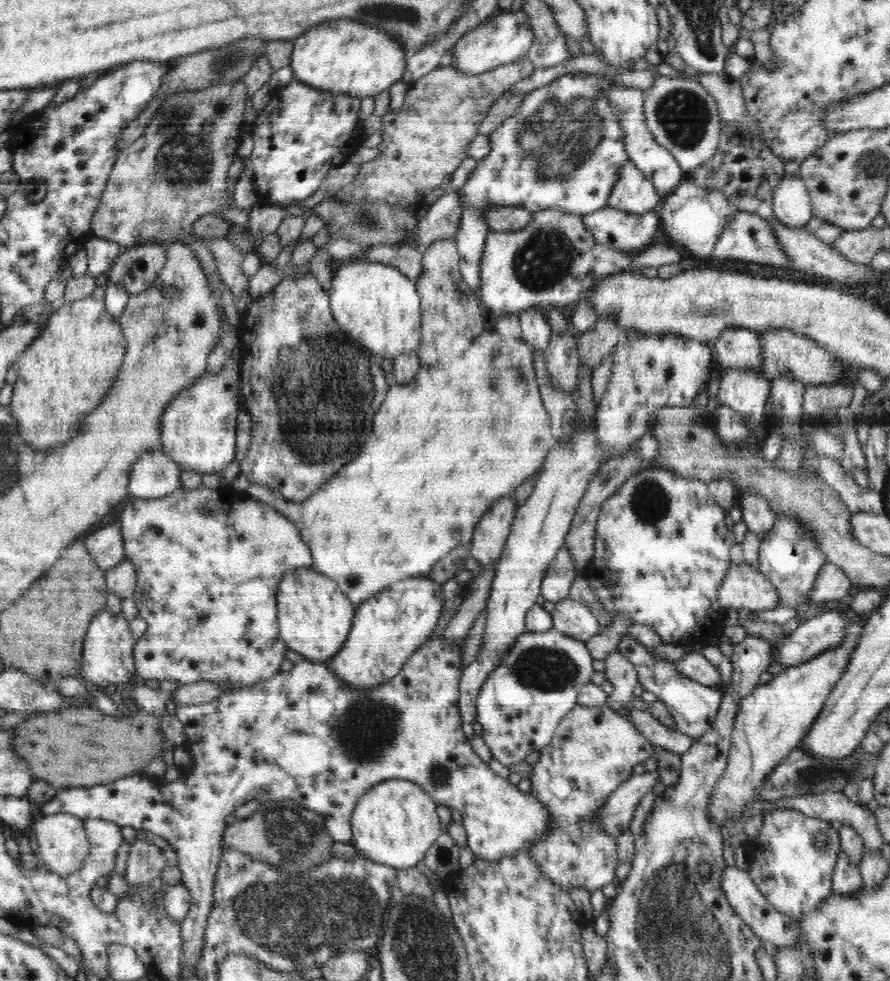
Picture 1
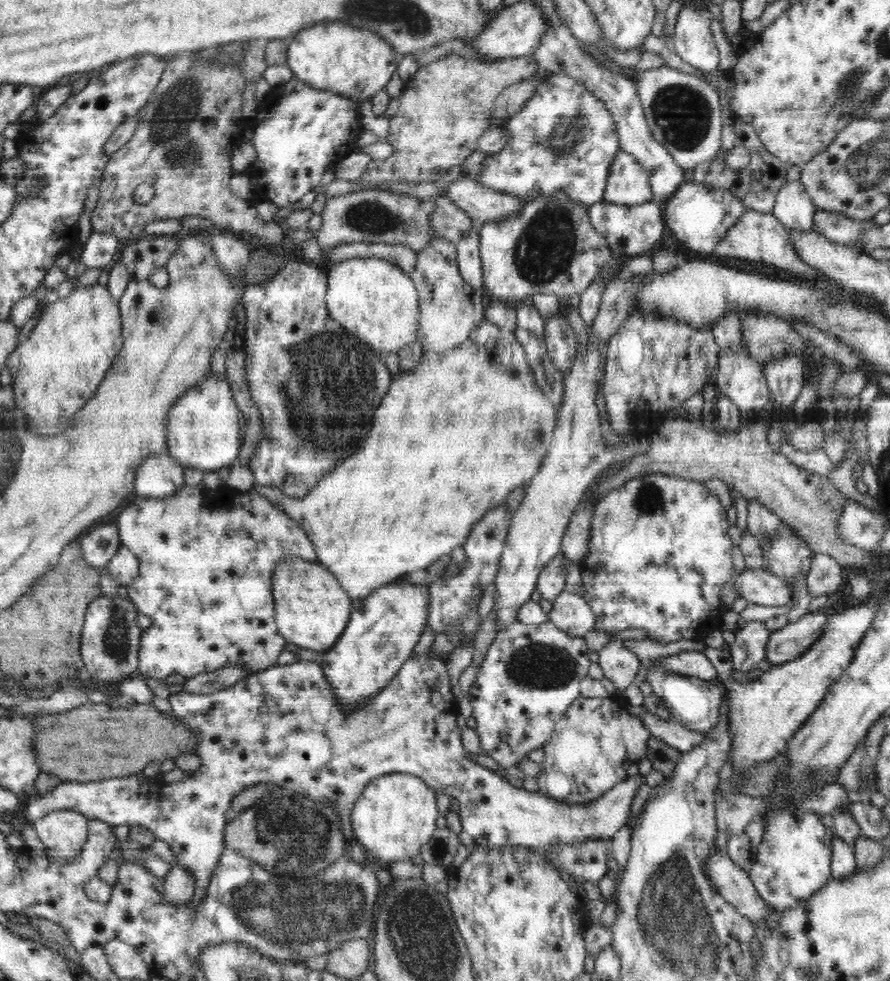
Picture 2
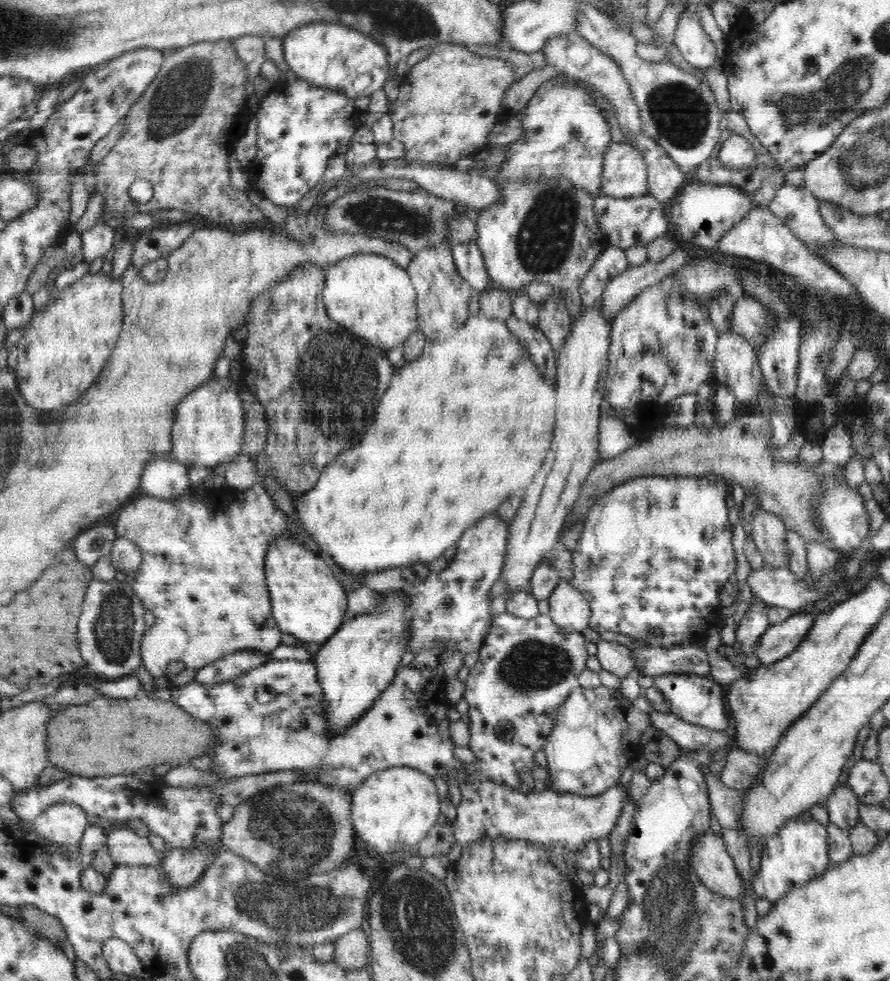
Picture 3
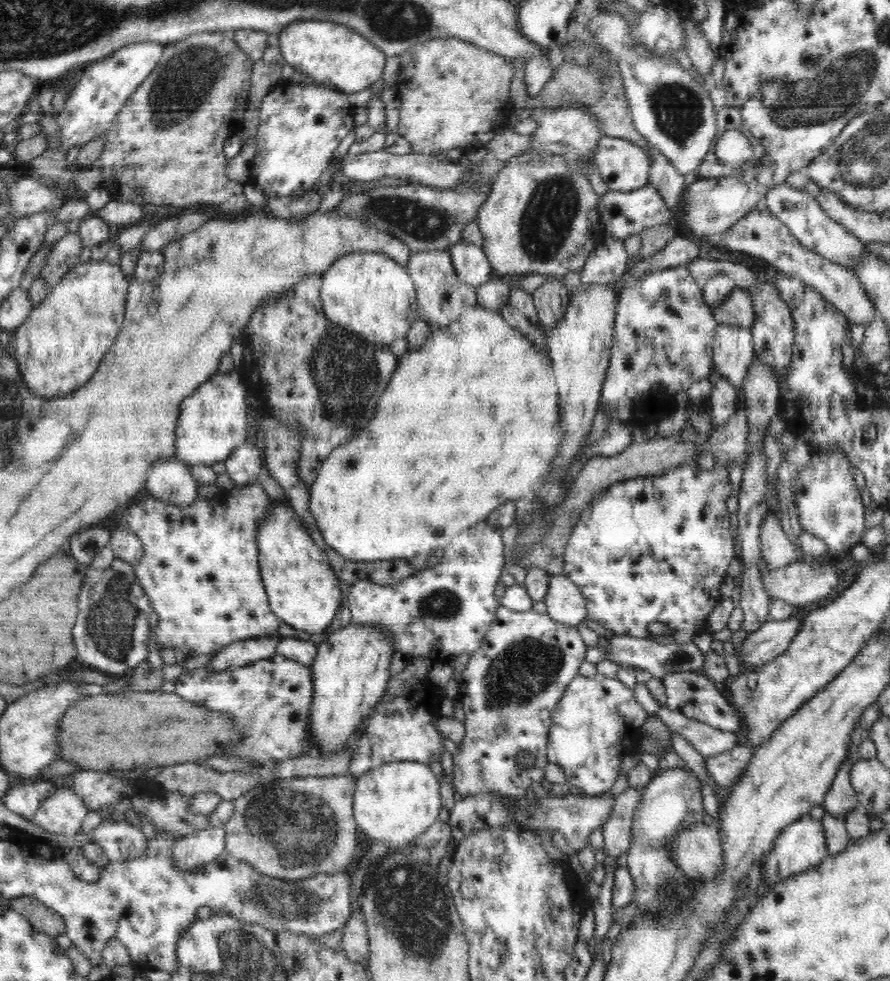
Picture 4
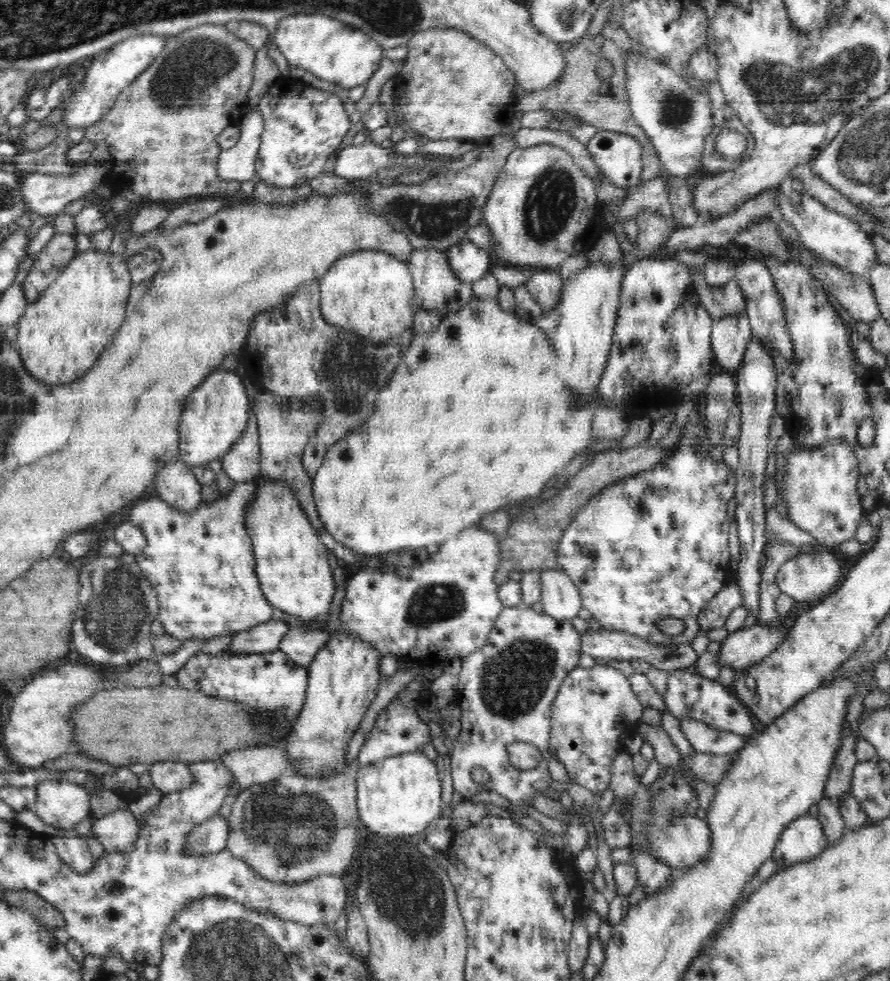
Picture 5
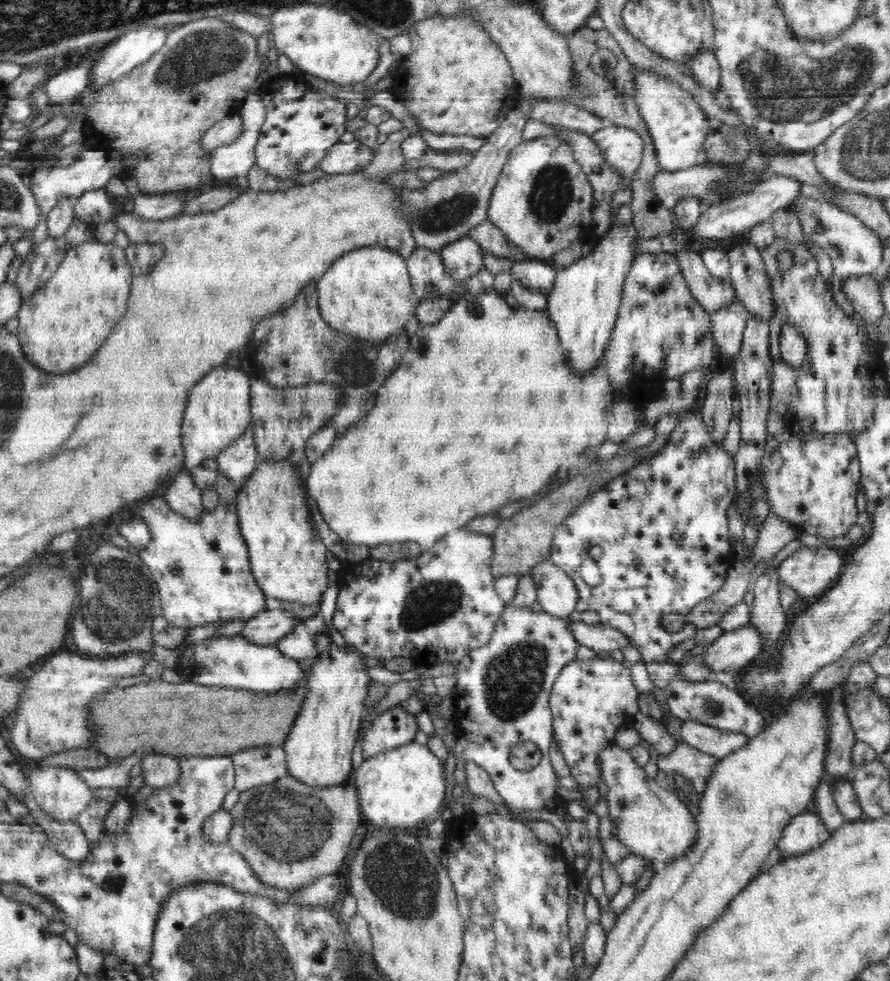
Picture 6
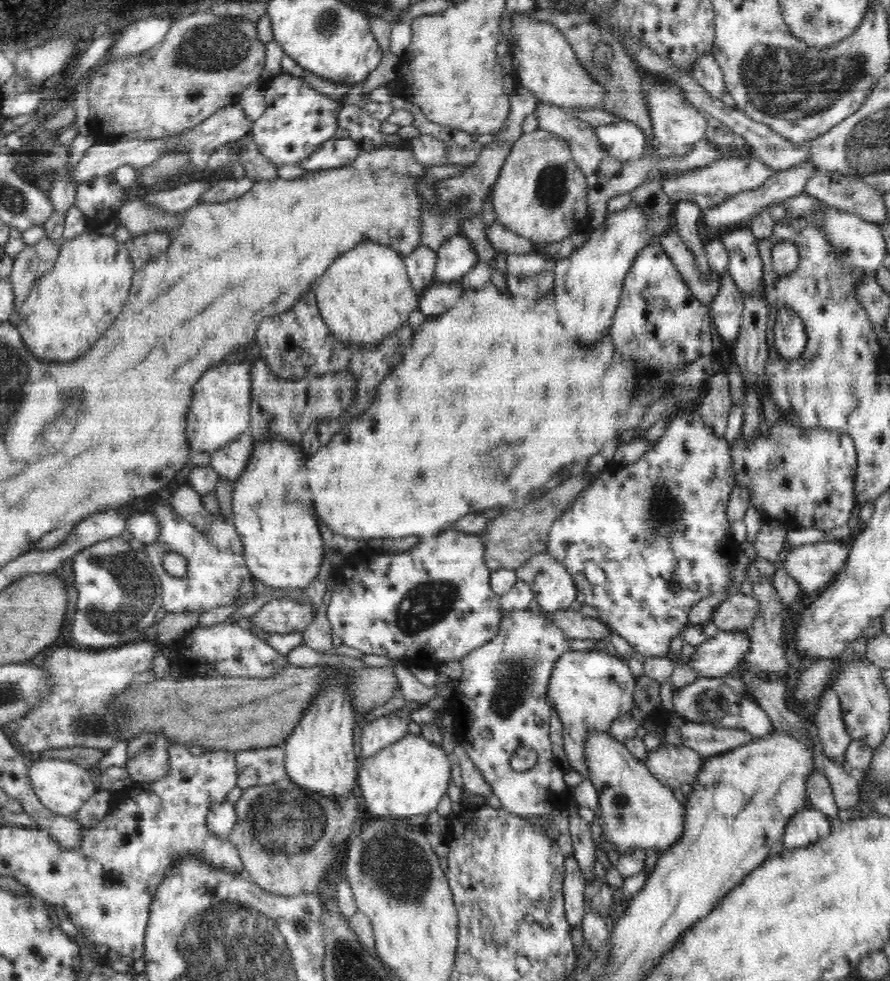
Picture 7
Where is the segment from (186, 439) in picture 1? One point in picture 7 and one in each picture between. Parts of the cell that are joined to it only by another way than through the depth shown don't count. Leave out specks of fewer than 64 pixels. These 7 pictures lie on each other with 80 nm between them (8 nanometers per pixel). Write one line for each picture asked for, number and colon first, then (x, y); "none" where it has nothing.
2: (203, 431)
3: (208, 429)
4: (213, 421)
5: (215, 415)
6: (219, 406)
7: (220, 410)

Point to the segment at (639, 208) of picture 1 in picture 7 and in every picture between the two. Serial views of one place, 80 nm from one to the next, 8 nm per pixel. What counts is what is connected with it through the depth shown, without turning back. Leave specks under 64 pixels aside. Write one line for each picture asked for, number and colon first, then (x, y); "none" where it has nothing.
2: (628, 185)
3: (625, 170)
4: (625, 167)
5: (618, 156)
6: (622, 147)
7: (624, 141)

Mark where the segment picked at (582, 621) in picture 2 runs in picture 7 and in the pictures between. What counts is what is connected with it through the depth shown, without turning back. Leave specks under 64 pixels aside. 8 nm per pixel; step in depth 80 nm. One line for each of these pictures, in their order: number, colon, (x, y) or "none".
3: (568, 608)
4: (564, 601)
5: (560, 597)
6: (557, 593)
7: (554, 589)

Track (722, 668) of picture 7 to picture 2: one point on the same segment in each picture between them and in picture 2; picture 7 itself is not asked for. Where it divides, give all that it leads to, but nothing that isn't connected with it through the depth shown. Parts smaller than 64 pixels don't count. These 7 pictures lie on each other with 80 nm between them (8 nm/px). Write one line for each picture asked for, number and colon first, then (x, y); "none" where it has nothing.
2: (795, 638)
3: (780, 640)
4: (765, 645)
5: (747, 647)
6: (733, 650)

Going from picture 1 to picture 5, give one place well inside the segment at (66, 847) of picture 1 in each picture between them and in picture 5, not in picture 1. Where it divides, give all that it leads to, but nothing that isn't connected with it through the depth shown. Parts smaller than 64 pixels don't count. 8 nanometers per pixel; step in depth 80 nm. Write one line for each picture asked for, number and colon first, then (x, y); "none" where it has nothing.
2: (63, 832)
3: (63, 823)
4: (61, 813)
5: (61, 804)

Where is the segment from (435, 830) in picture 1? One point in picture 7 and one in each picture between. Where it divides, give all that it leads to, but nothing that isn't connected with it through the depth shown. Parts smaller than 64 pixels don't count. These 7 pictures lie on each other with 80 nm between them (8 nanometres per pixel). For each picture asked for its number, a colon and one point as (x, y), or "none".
2: (395, 814)
3: (392, 810)
4: (393, 804)
5: (398, 797)
6: (398, 789)
7: (410, 777)

